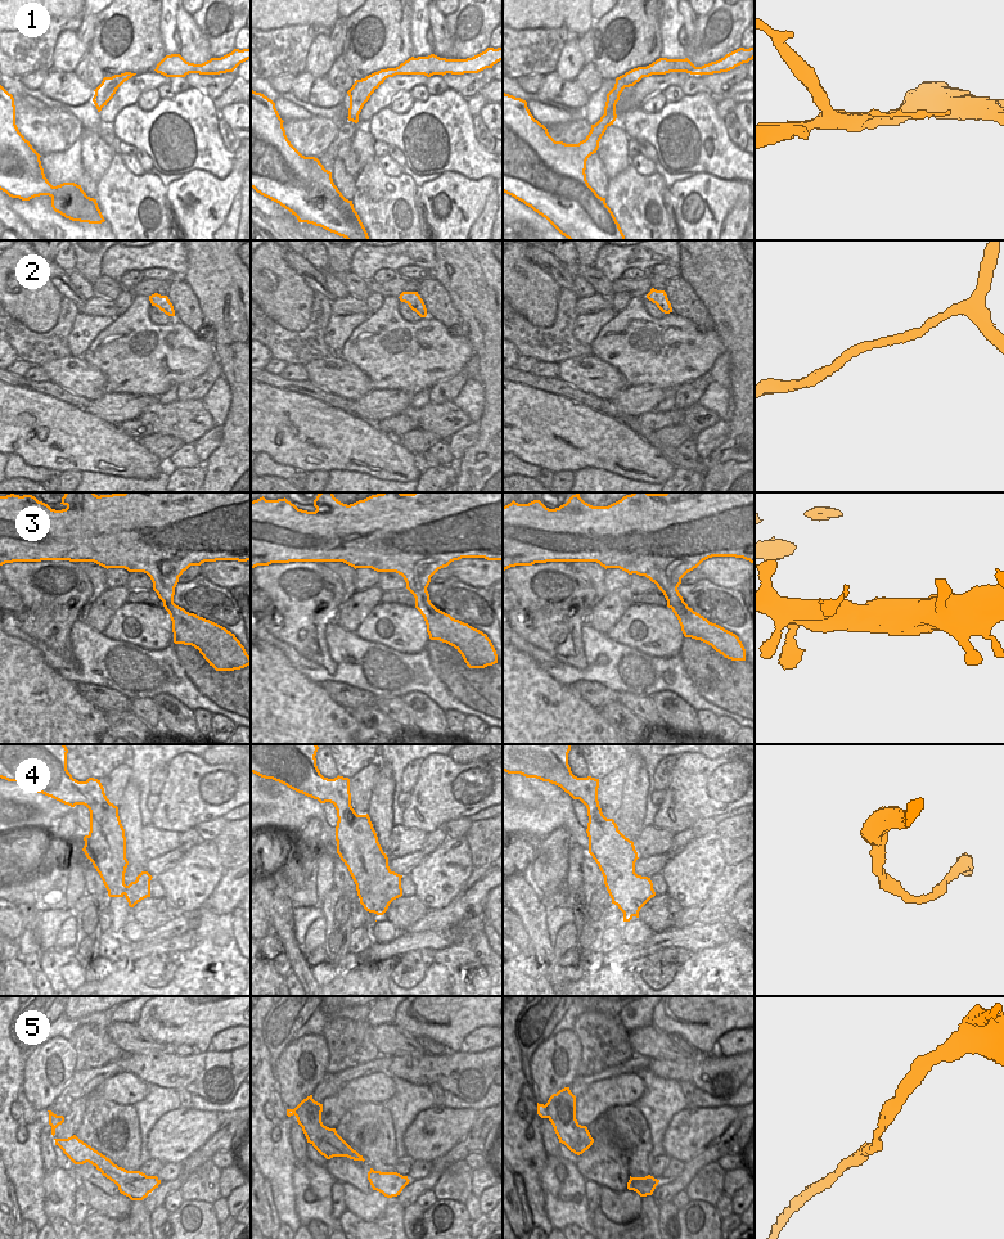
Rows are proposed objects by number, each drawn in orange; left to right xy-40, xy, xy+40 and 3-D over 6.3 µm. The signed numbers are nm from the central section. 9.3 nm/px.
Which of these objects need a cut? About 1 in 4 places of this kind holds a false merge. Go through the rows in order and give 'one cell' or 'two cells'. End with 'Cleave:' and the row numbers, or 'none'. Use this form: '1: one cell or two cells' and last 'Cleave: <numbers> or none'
1: one cell
2: one cell
3: one cell
4: one cell
5: two cells
Cleave: 5

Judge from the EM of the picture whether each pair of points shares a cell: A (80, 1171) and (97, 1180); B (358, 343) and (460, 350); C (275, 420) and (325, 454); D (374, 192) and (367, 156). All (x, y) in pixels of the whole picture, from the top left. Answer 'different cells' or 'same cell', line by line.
A: same cell
B: same cell
C: same cell
D: different cells

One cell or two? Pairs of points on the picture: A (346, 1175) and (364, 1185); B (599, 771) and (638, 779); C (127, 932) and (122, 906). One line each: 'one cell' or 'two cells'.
A: one cell
B: two cells
C: two cells

